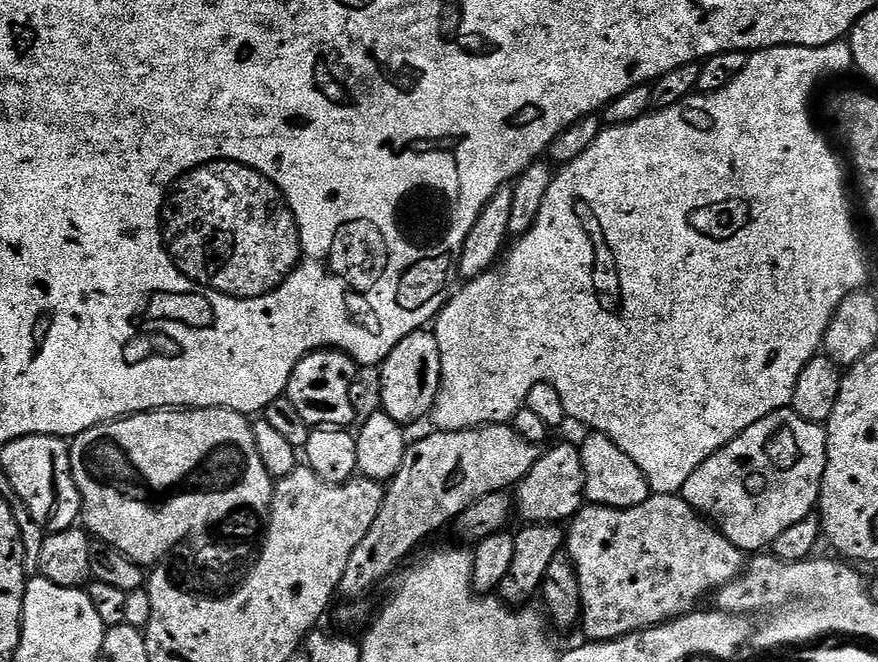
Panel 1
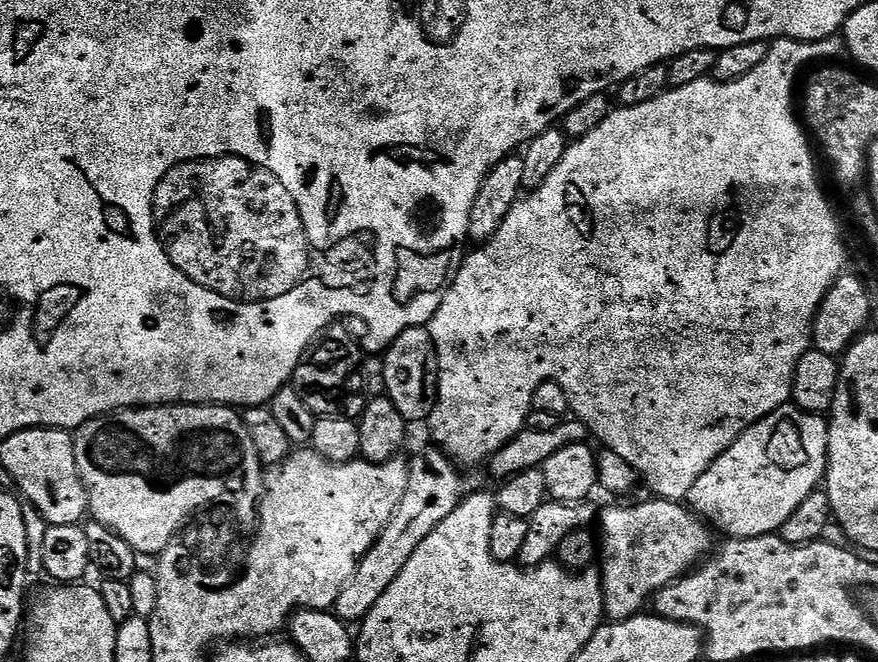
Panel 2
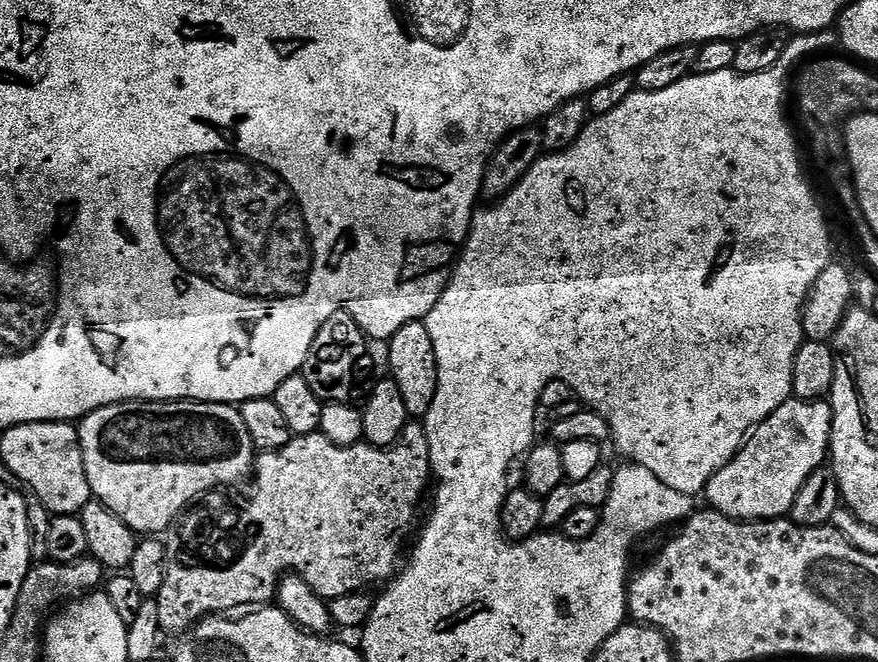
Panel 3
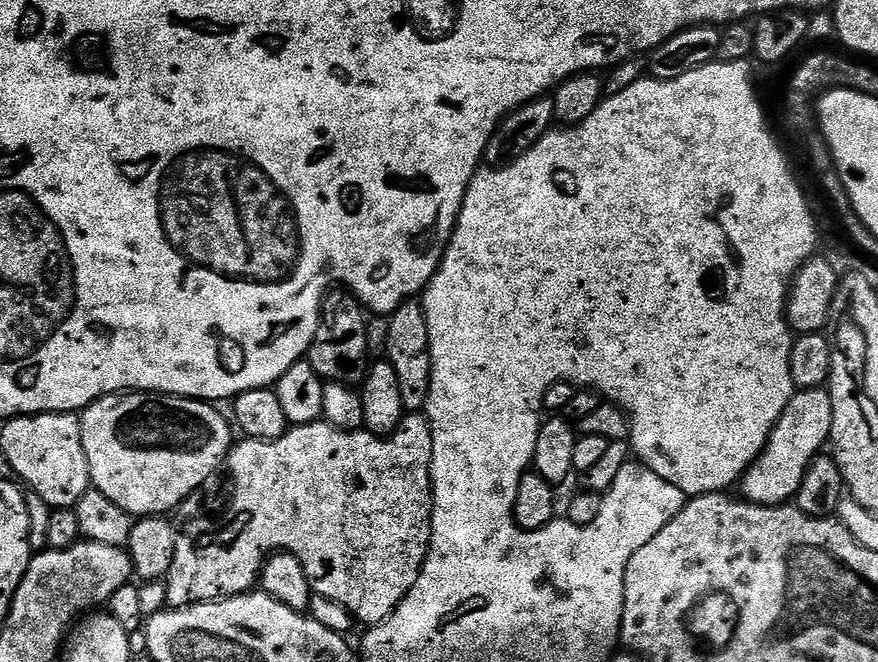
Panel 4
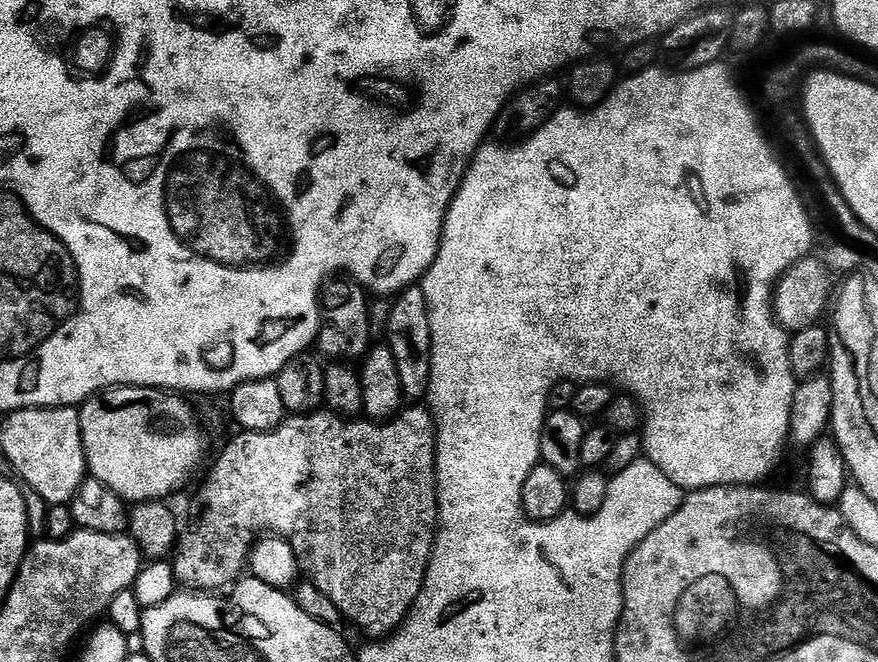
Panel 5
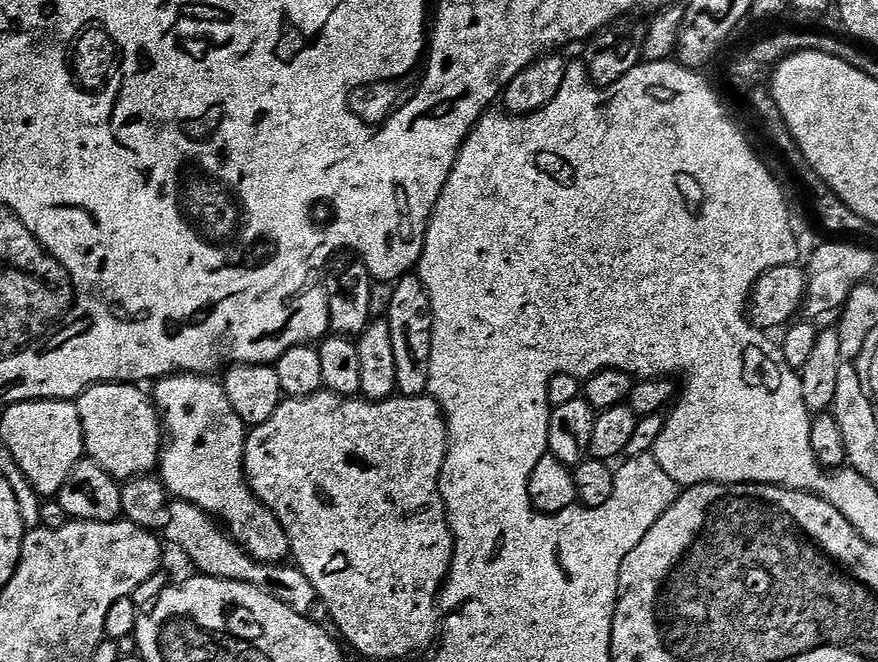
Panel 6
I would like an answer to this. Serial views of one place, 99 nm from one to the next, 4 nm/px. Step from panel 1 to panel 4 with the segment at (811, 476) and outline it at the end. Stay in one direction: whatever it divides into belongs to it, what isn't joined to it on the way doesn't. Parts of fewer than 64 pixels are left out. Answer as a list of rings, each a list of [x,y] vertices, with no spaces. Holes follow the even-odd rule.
[[[827,387],[805,388],[797,391],[786,406],[782,418],[774,426],[774,430],[768,439],[768,445],[760,451],[760,456],[752,463],[747,472],[739,481],[743,499],[750,504],[787,504],[796,495],[796,491],[802,486],[802,478],[808,473],[808,467],[812,461],[821,455],[823,444],[829,443],[834,422],[834,406],[832,405],[832,393]]]

